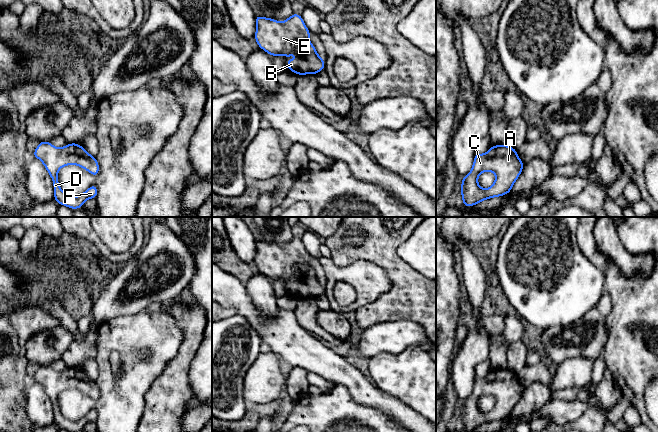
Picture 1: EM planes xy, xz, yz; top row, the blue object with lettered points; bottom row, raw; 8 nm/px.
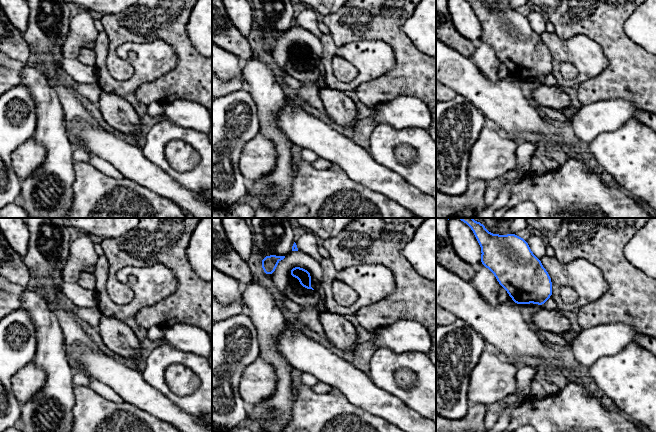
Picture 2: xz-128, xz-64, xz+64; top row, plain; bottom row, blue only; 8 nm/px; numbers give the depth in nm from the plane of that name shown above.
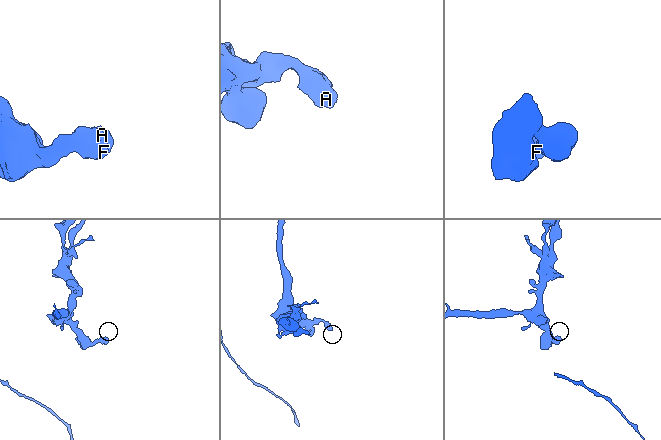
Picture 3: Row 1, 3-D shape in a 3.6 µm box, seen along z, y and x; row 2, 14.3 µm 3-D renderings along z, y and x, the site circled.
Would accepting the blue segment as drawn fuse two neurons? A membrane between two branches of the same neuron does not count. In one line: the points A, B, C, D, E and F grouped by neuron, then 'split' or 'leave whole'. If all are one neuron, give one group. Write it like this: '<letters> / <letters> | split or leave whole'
A B C D E F | leave whole

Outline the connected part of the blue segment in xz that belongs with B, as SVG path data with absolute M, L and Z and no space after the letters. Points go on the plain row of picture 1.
M293 237L283 246L273 242L255 240L257 249L254 262L260 273L272 281L296 278L297 284L287 284L286 289L298 300L314 298L325 294L325 285L309 265L312 258L306 251L301 238Z

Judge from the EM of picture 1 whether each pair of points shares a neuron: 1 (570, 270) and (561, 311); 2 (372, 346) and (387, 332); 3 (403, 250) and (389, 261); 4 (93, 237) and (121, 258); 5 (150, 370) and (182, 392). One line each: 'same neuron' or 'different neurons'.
1: same neuron
2: same neuron
3: different neurons
4: same neuron
5: different neurons

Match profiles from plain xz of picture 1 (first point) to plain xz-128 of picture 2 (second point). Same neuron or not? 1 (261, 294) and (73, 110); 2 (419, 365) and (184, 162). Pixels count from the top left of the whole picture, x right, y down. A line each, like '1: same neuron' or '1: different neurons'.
1: different neurons
2: different neurons

